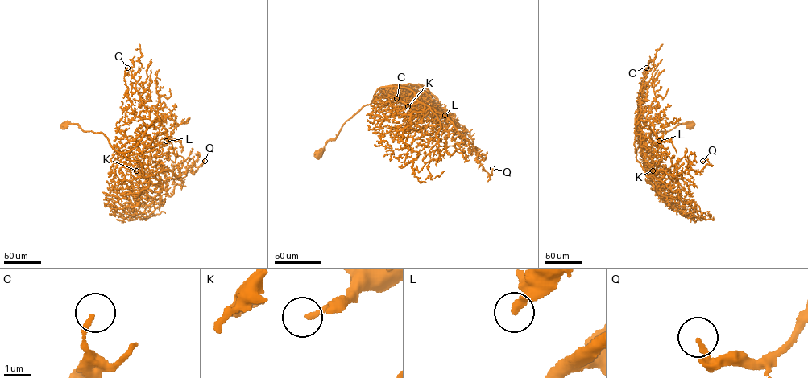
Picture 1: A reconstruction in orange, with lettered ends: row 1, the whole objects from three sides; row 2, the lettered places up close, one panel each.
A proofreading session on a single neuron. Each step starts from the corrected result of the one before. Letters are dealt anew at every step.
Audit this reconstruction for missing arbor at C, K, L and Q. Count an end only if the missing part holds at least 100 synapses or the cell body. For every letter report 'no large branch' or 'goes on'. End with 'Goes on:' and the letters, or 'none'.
C: no large branch
K: no large branch
L: no large branch
Q: no large branch
Goes on: none

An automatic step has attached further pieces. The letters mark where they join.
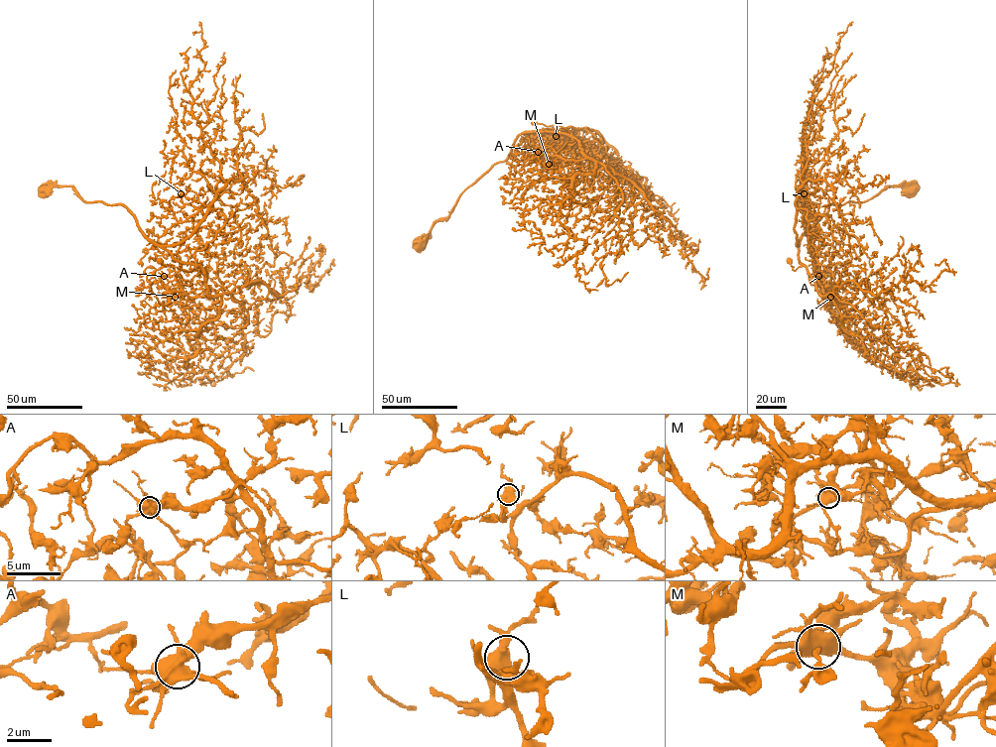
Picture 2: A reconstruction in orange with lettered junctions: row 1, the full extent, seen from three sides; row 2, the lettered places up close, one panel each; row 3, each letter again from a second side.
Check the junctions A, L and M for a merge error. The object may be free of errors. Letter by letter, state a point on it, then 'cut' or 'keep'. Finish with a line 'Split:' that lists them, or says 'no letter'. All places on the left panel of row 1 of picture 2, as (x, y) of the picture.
A: at (164, 276); cut
L: at (181, 193); keep
M: at (175, 297); keep
Split: A

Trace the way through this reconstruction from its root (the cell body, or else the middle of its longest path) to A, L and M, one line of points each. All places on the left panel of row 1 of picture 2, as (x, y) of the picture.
A: (45, 192), (72, 186), (85, 201), (124, 206), (147, 236), (198, 270), (189, 285), (163, 276)
L: (45, 192), (72, 186), (85, 201), (124, 206), (161, 245), (180, 244), (207, 208), (194, 191), (181, 193)
M: (45, 192), (72, 186), (85, 201), (124, 206), (149, 238), (196, 266), (191, 283), (180, 286), (175, 297)

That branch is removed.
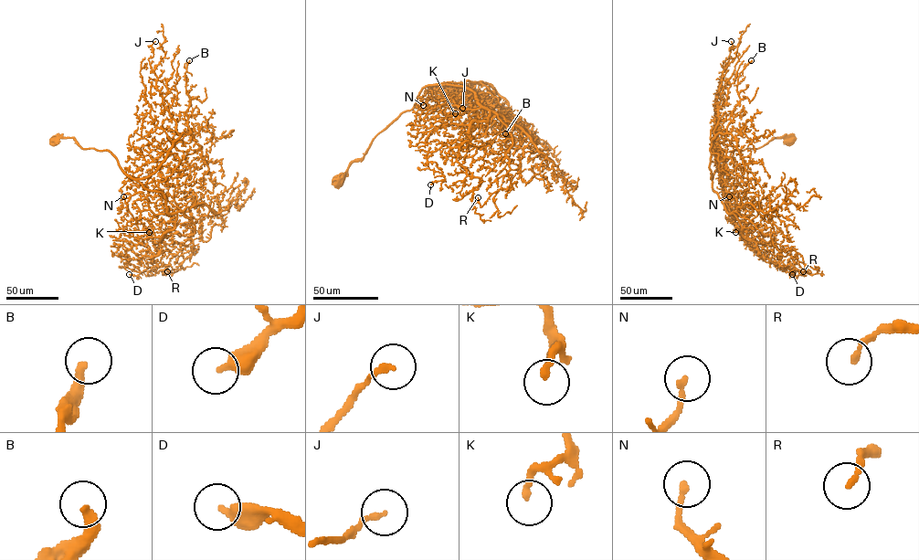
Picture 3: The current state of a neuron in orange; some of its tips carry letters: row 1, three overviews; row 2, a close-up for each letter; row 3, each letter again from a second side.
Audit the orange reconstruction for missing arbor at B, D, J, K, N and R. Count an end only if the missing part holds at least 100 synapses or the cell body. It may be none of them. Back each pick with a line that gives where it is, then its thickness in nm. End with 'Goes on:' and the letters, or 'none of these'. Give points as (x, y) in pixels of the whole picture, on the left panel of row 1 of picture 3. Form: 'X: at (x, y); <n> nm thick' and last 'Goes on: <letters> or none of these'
Goes on: none of these

